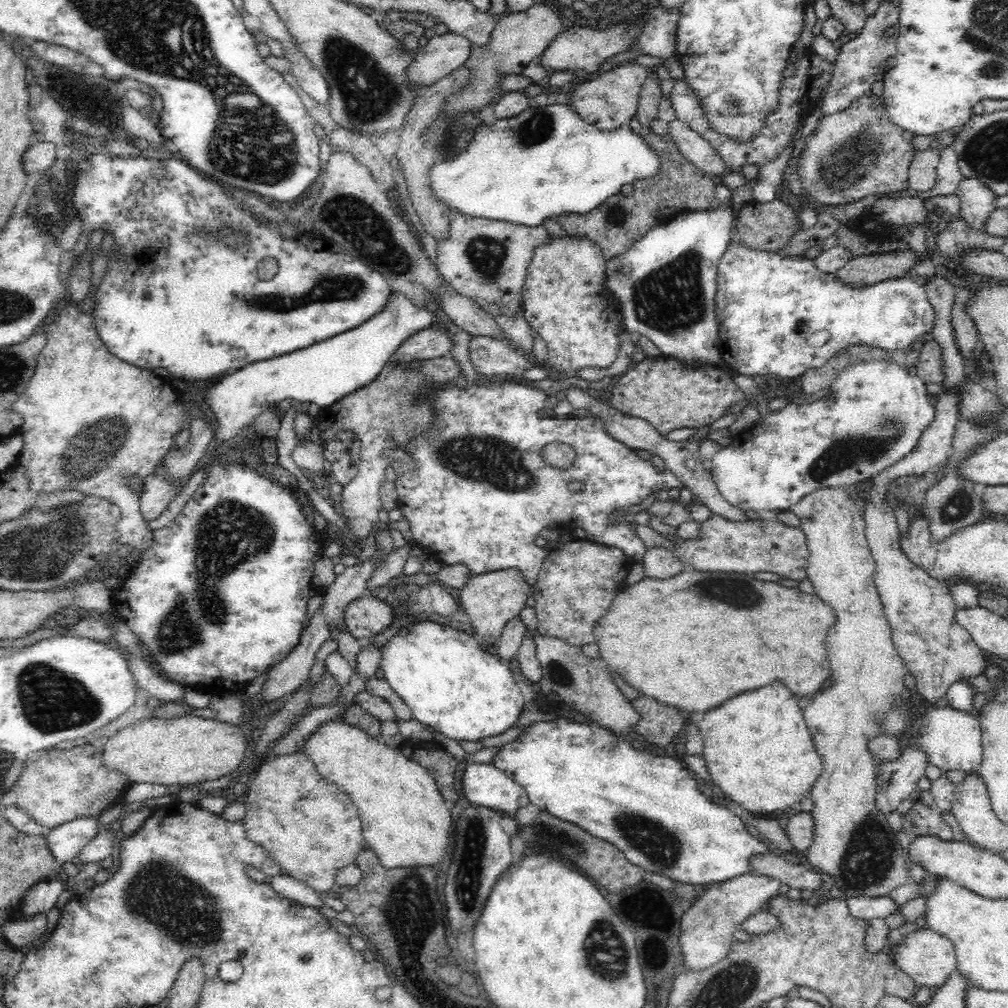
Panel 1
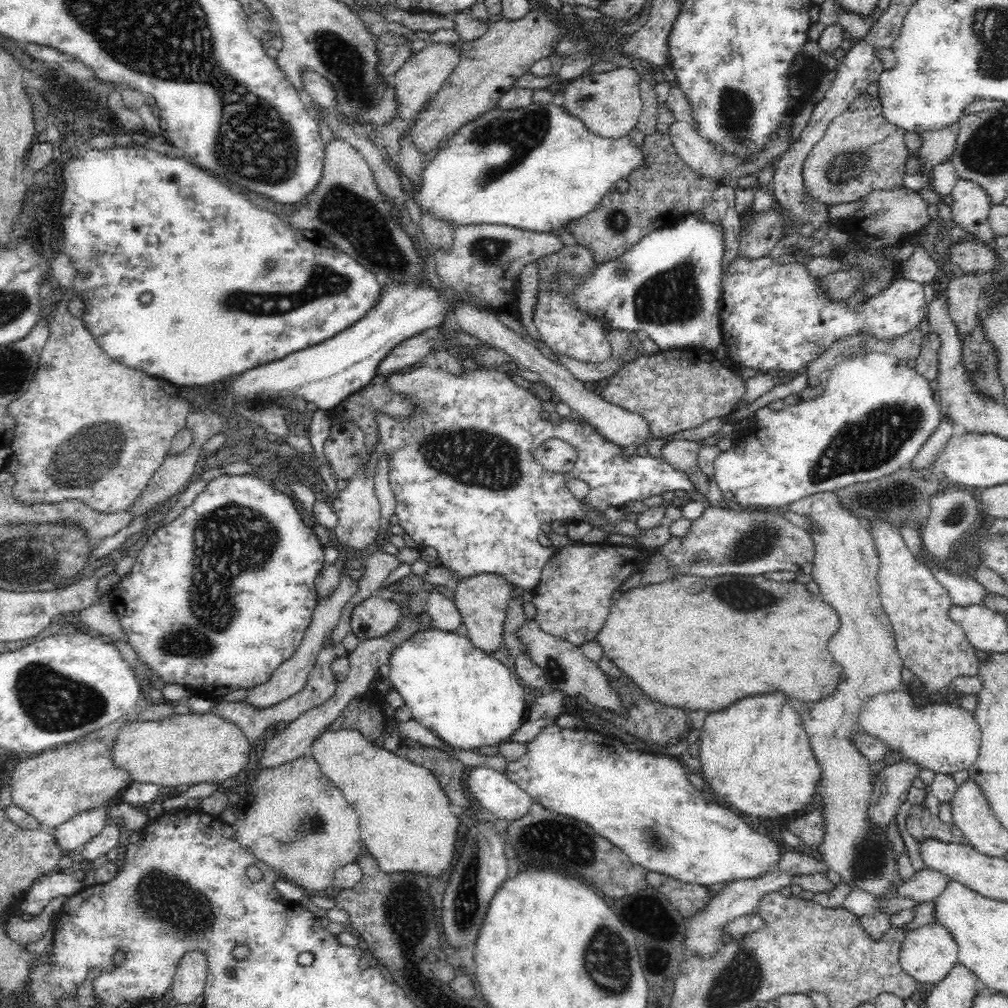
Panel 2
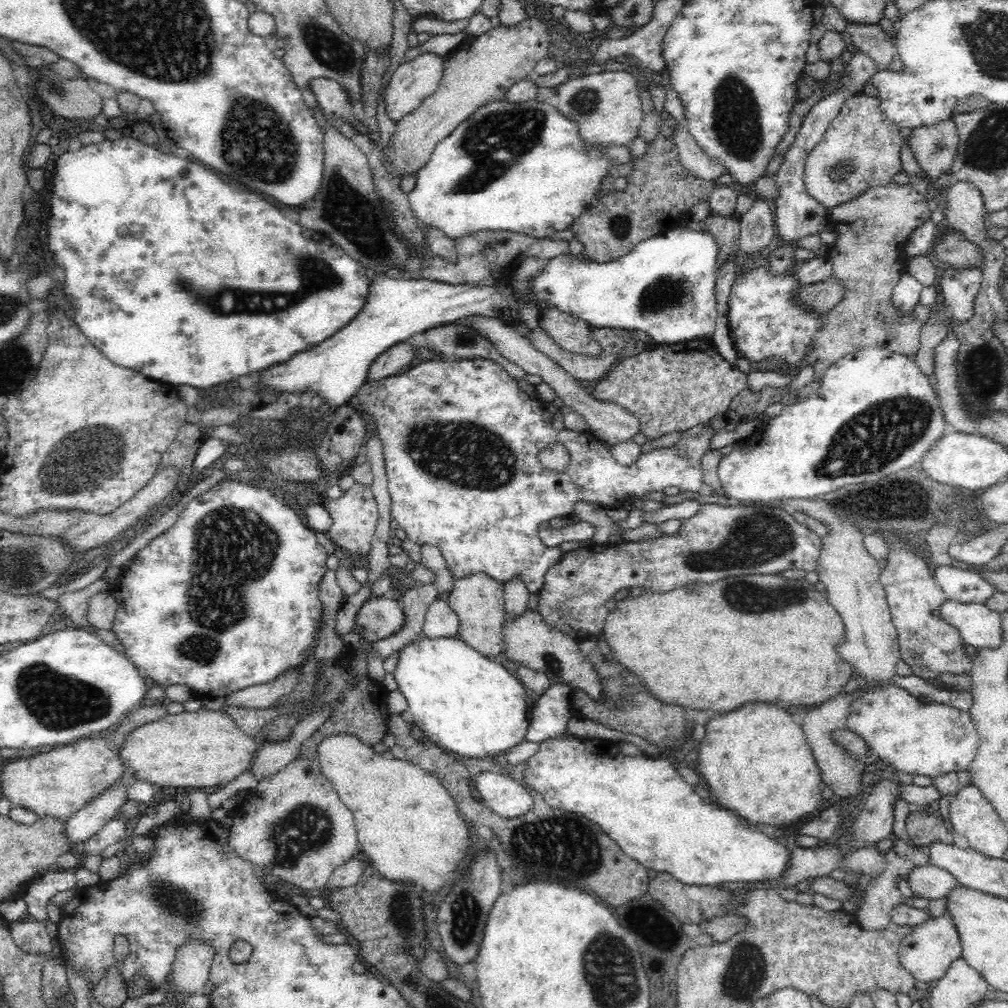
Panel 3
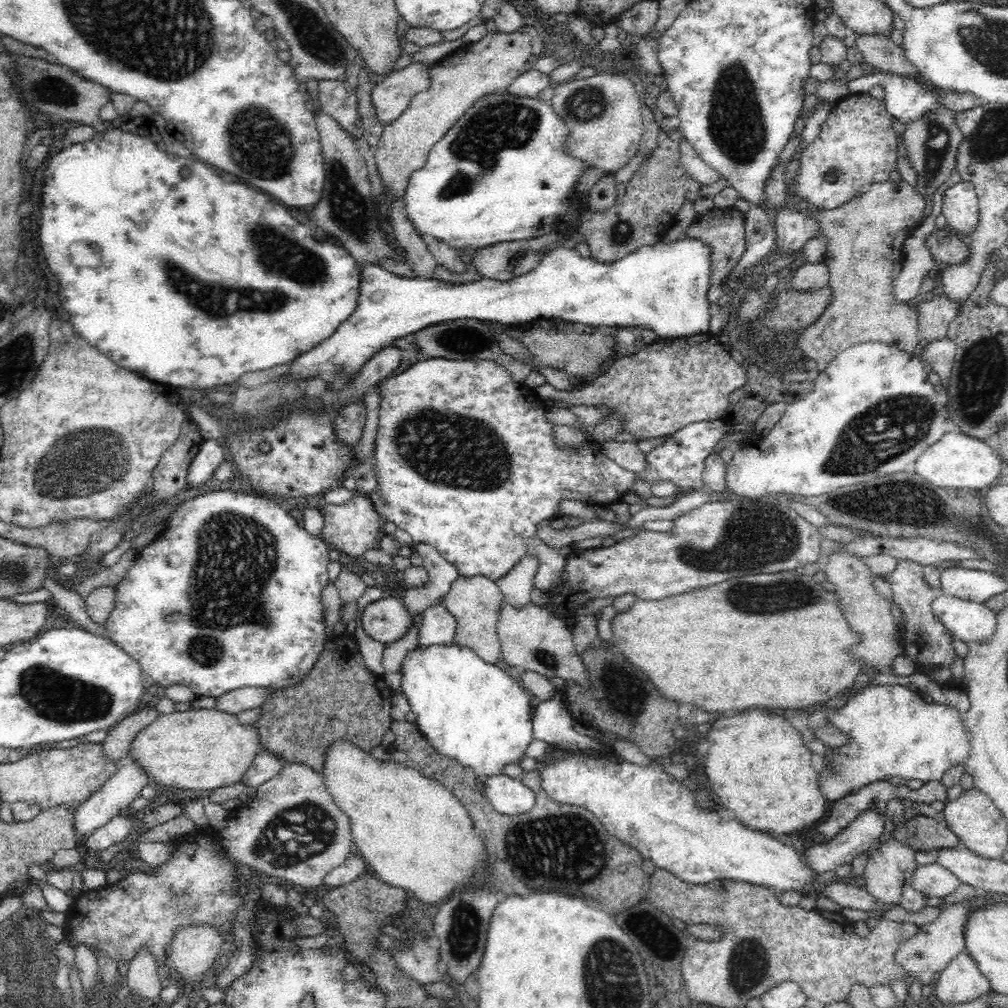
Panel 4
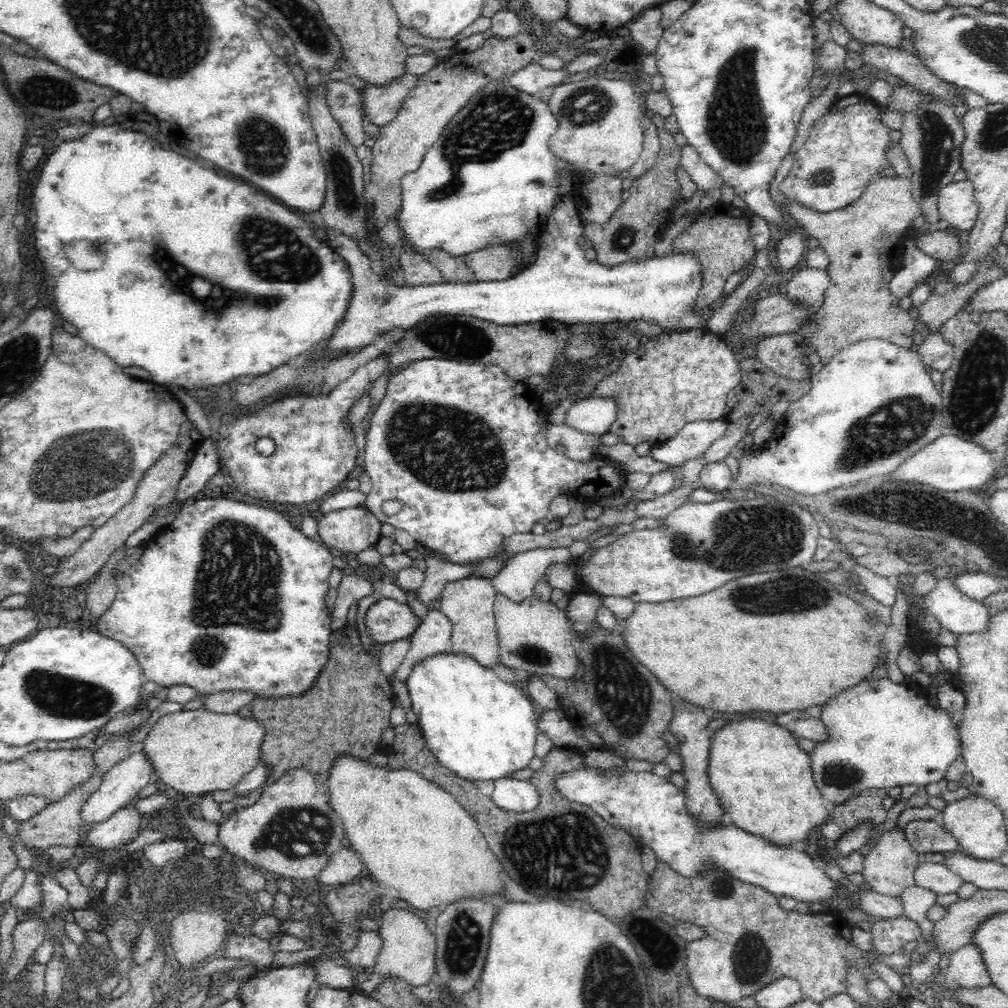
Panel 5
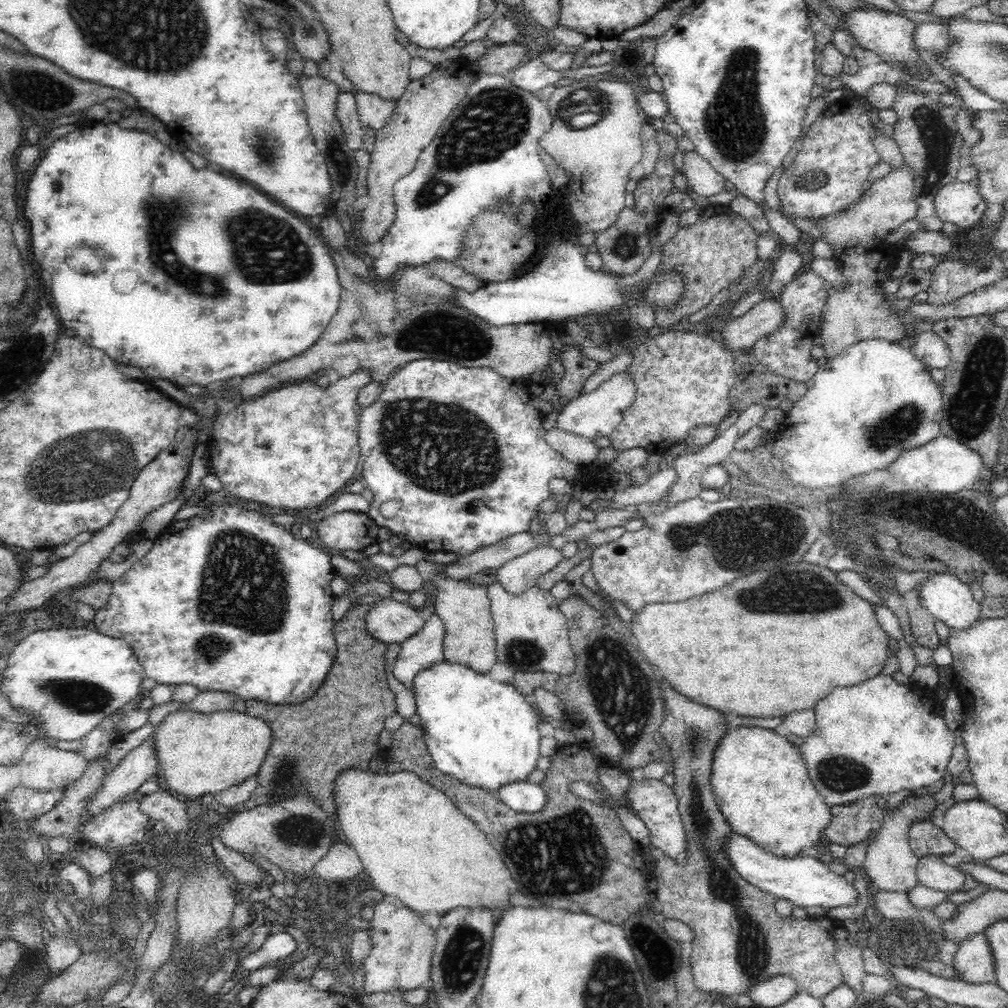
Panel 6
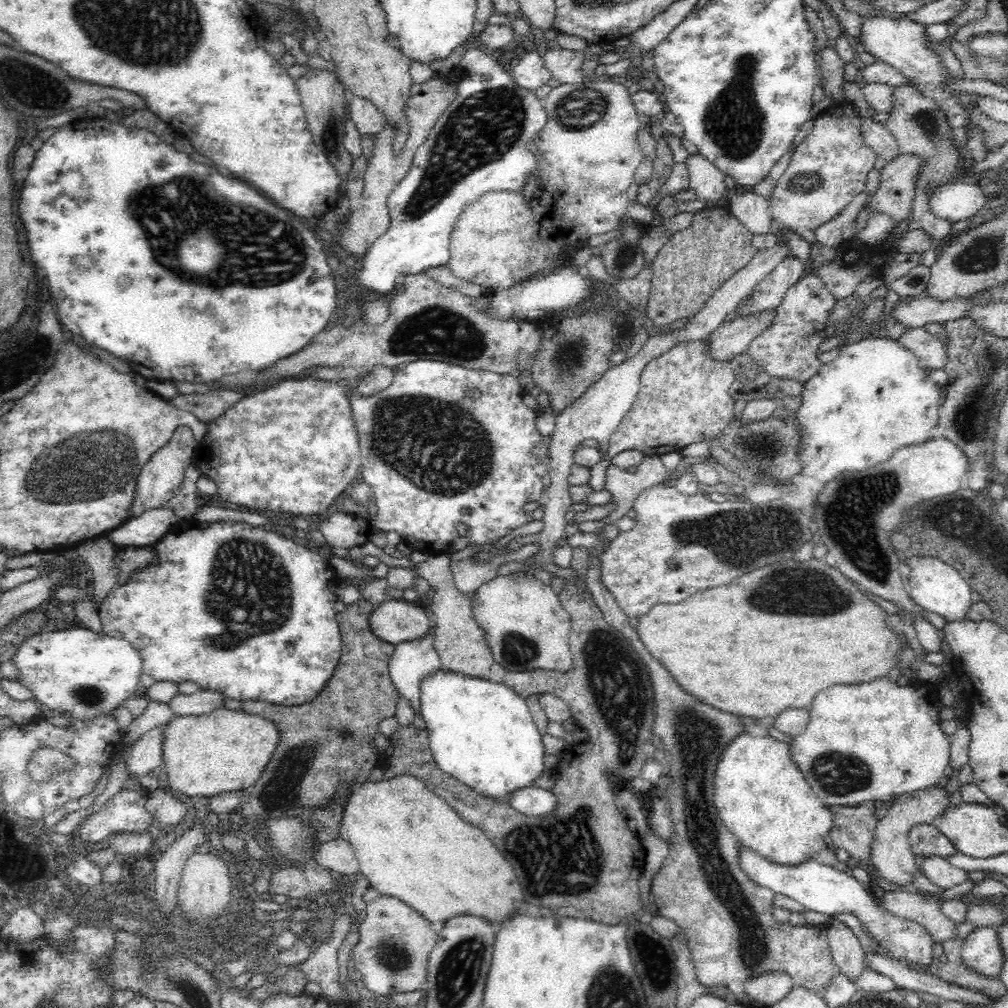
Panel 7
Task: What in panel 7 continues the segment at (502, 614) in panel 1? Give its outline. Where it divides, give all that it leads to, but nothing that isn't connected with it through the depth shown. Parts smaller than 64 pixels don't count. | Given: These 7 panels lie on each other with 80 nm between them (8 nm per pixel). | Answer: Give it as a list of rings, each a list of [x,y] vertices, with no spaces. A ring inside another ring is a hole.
[[[446,554],[431,556],[428,560],[415,565],[414,571],[427,580],[434,589],[431,604],[431,618],[435,621],[435,641],[433,646],[441,659],[441,669],[461,672],[476,678],[488,679],[494,656],[485,640],[485,633],[471,613],[475,593],[460,592],[455,585],[453,572],[449,568]]]

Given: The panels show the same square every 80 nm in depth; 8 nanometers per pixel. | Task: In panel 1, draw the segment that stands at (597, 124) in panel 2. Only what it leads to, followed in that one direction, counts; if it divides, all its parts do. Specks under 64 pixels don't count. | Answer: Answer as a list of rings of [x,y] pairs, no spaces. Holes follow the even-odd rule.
[[[629,61],[620,64],[599,77],[578,85],[571,93],[571,102],[568,105],[572,106],[573,110],[590,125],[603,132],[610,132],[622,124],[627,124],[628,120],[636,114],[639,92],[647,78],[646,67],[639,63]]]

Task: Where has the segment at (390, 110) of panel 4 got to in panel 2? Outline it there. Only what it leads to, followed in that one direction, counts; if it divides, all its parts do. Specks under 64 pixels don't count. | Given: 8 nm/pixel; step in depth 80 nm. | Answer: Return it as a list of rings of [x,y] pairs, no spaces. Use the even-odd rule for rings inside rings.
[[[432,42],[425,48],[418,50],[410,57],[396,72],[392,78],[395,85],[397,96],[397,117],[409,120],[420,110],[420,106],[437,93],[444,84],[444,81],[452,74],[457,63],[460,62],[461,42],[450,42],[442,44],[441,42]]]

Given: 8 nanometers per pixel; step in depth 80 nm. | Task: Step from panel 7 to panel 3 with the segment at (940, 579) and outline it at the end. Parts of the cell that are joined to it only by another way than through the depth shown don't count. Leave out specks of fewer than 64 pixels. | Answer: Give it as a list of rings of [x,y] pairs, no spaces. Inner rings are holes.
[[[948,600],[939,606],[939,612],[957,629],[968,646],[996,650],[1003,643],[1001,613],[988,609],[985,604]]]

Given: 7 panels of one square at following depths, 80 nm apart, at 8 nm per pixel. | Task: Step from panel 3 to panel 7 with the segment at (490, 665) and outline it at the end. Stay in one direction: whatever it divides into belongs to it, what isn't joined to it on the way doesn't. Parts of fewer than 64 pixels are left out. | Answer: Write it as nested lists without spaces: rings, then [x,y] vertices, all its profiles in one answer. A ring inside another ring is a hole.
[[[438,668],[420,680],[418,710],[418,714],[425,722],[429,749],[440,771],[448,773],[456,781],[462,781],[472,790],[483,794],[484,797],[507,800],[510,806],[526,816],[544,816],[552,812],[556,797],[548,789],[532,784],[544,770],[542,767],[543,735],[532,721],[526,699],[513,688],[489,679]]]

